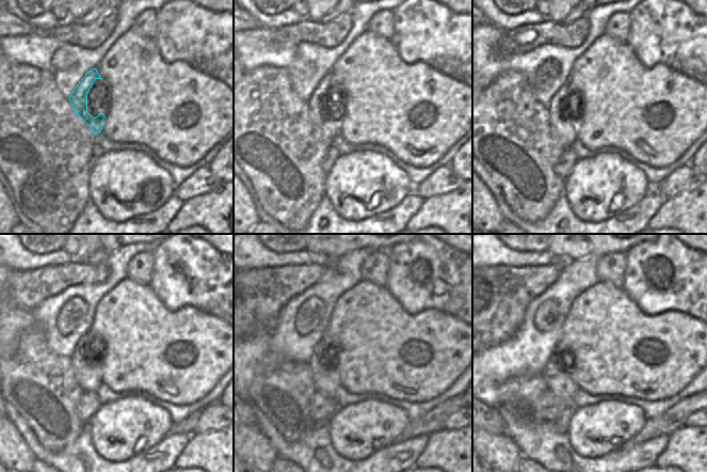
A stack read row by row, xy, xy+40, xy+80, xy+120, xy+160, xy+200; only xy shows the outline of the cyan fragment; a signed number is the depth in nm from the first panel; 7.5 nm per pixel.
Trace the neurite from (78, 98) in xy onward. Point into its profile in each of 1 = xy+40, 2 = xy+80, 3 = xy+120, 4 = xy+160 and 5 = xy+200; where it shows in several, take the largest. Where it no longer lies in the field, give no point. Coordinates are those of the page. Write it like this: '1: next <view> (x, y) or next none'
1: next xy+40 (330, 127)
2: next xy+80 (567, 132)
3: next xy+120 (87, 375)
4: next xy+160 (325, 381)
5: next xy+200 (559, 382)

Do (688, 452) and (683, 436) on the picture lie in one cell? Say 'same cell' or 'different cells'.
same cell

